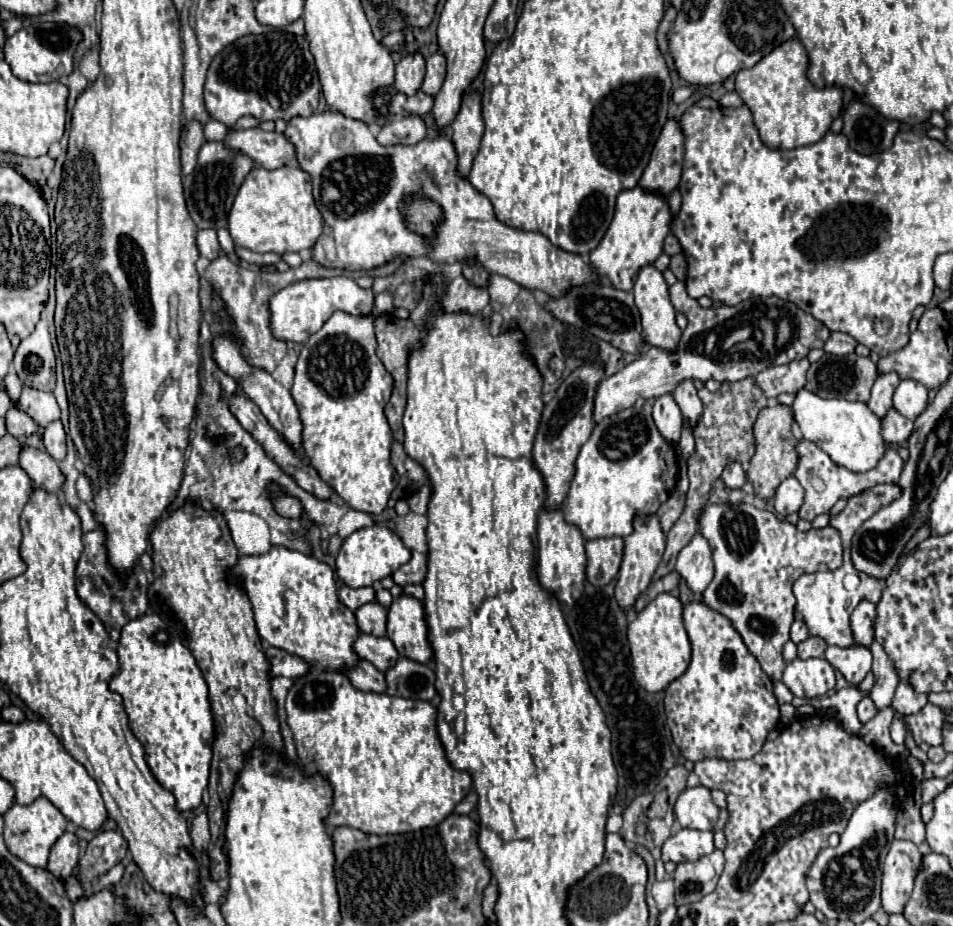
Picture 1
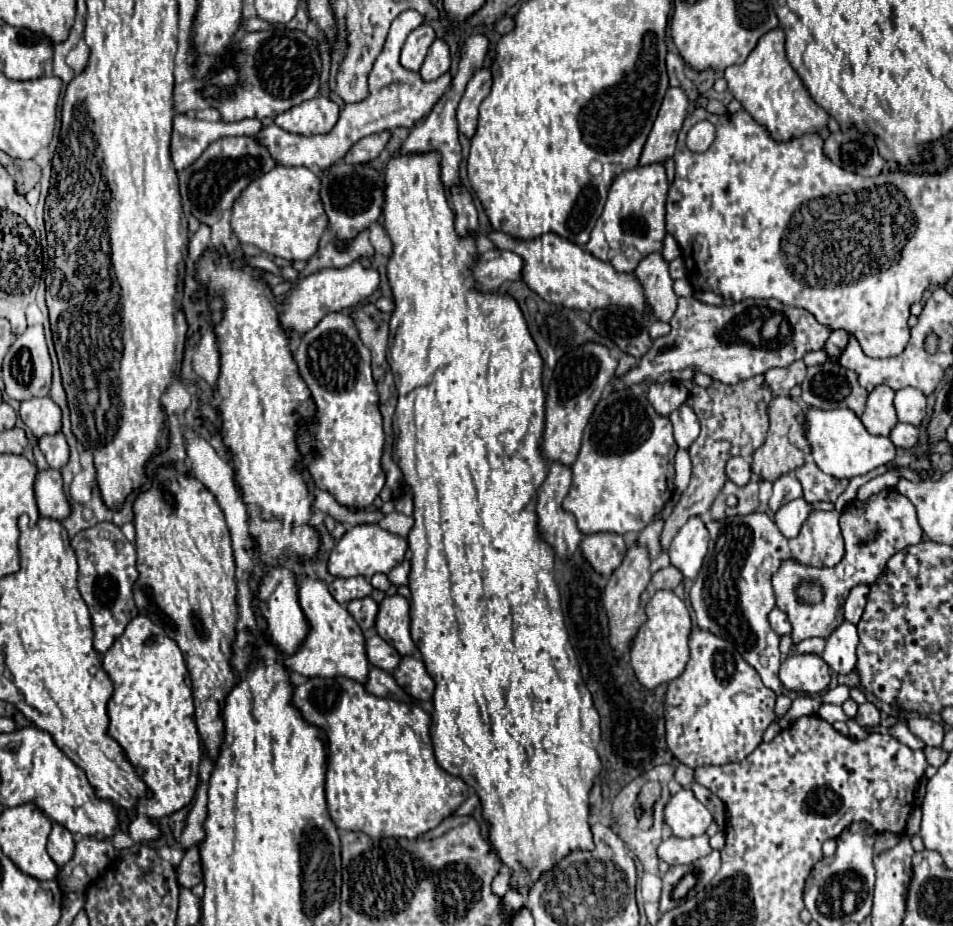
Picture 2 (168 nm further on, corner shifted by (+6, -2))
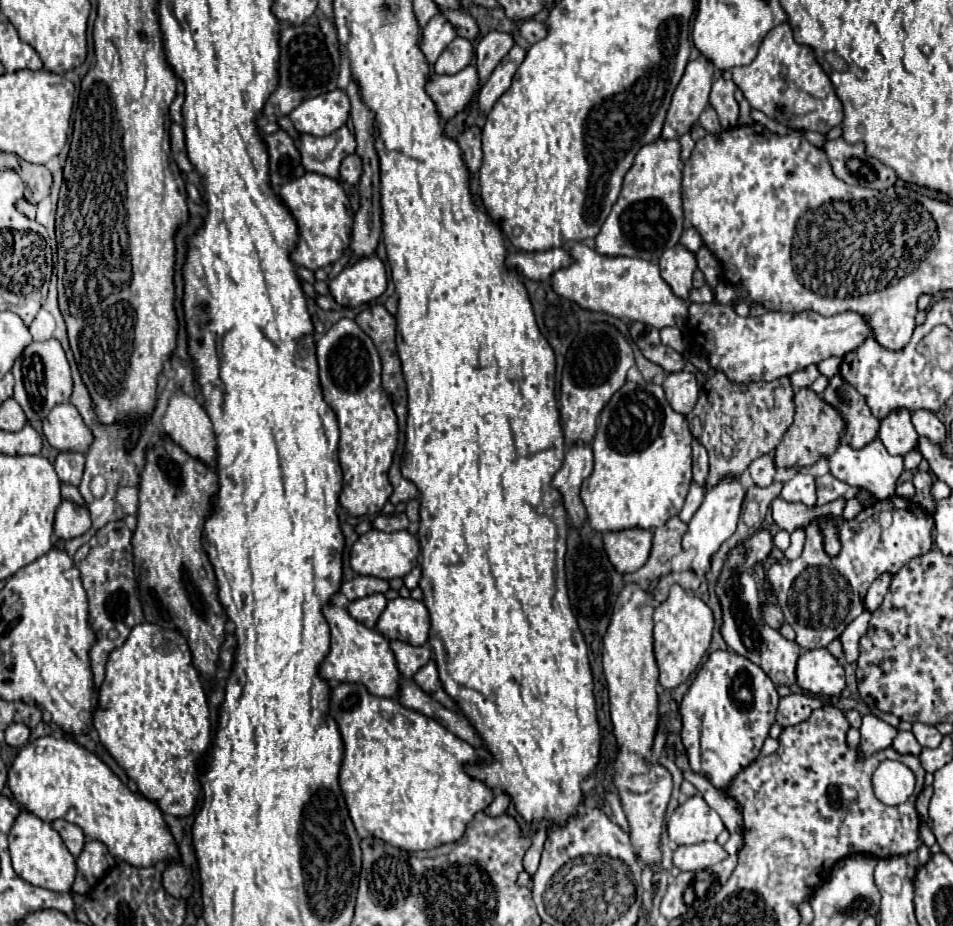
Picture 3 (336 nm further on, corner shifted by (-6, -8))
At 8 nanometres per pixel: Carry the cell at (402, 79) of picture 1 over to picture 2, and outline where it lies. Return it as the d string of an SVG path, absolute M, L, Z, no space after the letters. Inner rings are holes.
M421 24L417 26L409 36L407 36L407 42L401 50L401 64L407 68L407 70L413 70L417 72L425 60L425 54L429 50L429 46L433 44L435 40L435 30L429 26L429 24Z

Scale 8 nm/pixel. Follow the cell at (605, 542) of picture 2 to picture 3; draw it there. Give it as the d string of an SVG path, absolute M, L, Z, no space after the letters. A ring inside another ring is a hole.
M621 530L621 532L605 532L603 544L609 556L609 562L617 568L619 574L639 570L651 552L651 530Z

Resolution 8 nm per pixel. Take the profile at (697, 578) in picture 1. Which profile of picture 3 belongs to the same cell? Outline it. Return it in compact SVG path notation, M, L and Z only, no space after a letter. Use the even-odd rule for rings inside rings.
M737 478L733 480L723 480L719 486L707 490L705 494L705 500L701 504L701 508L695 512L695 516L691 518L689 522L689 530L685 532L683 536L683 548L685 550L693 550L695 558L691 562L691 570L697 574L697 576L705 576L711 568L711 562L713 562L713 554L719 550L719 546L735 532L735 526L737 526L737 520L739 520L739 514L741 514L741 502L743 502L743 488L739 484Z

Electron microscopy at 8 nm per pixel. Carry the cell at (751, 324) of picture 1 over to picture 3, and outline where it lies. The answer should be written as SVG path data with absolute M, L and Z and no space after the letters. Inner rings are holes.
M691 304L689 334L699 332L699 348L705 352L709 366L723 372L735 384L769 382L791 376L801 368L817 364L829 356L845 356L855 350L867 336L863 316L843 312L837 316L819 316L817 312L765 312L763 316L739 316L731 306L723 304Z

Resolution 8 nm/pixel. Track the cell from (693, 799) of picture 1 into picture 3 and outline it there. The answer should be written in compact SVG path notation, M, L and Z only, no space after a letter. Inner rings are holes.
M695 794L671 814L667 830L675 844L699 844L715 840L725 826L719 814L707 806L703 796Z

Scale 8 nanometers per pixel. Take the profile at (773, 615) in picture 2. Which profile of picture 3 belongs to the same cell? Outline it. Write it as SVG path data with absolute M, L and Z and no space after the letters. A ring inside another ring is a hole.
M763 606L763 616L765 616L765 622L775 630L781 630L781 626L785 624L785 618L779 606Z

